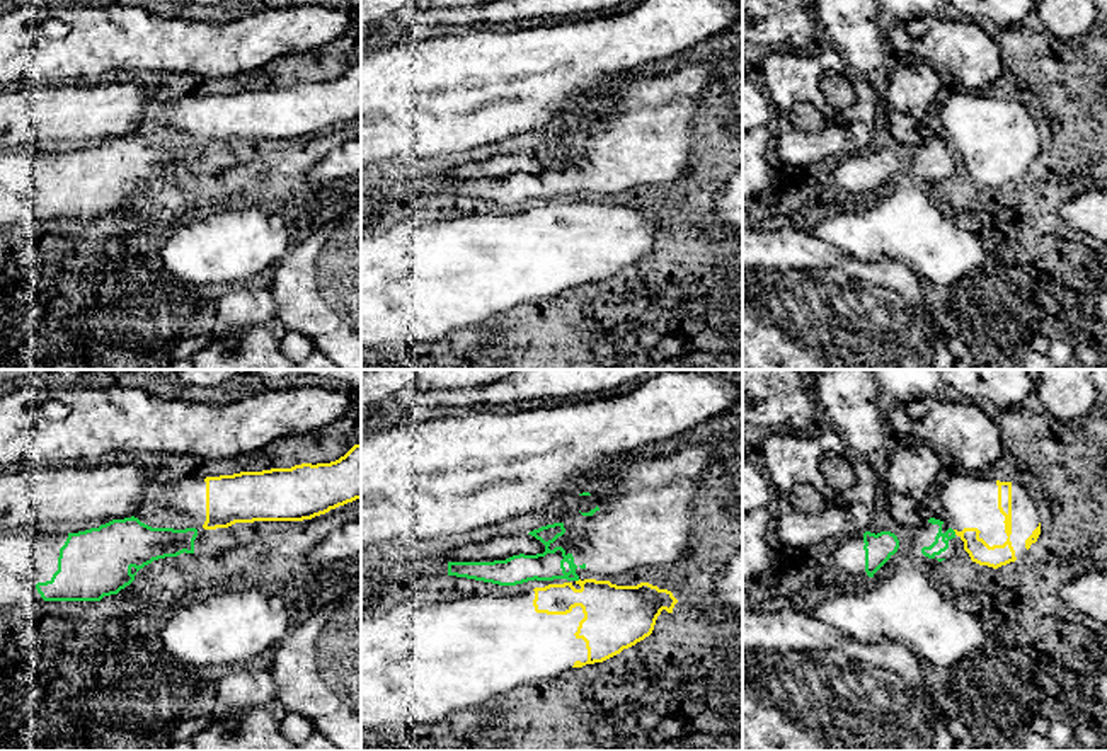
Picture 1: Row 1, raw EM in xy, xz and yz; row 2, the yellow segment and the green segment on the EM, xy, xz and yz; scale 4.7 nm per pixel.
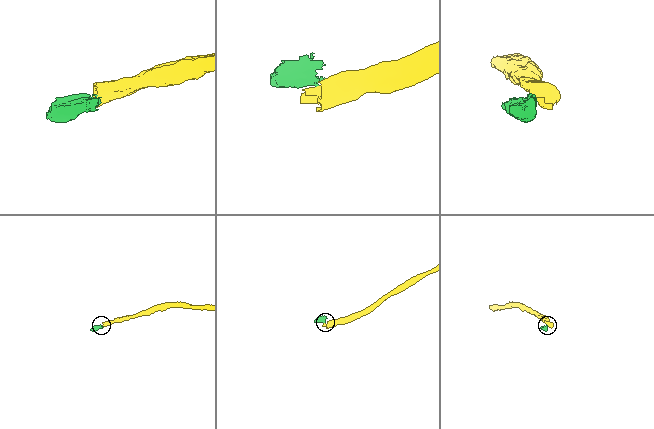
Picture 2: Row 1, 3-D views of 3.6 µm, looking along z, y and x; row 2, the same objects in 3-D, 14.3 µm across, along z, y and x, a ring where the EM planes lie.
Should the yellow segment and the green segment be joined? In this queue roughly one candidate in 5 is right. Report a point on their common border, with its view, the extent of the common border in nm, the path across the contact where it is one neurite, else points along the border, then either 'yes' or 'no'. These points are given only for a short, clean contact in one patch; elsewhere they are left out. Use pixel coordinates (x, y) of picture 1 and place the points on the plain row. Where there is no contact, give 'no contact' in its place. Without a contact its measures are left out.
yz (954, 149) | 30 nm | along yz (952, 149), (956, 152) | no

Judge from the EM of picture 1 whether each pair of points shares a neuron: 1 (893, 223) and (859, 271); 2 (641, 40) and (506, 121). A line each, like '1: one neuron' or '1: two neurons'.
1: two neurons
2: one neuron

